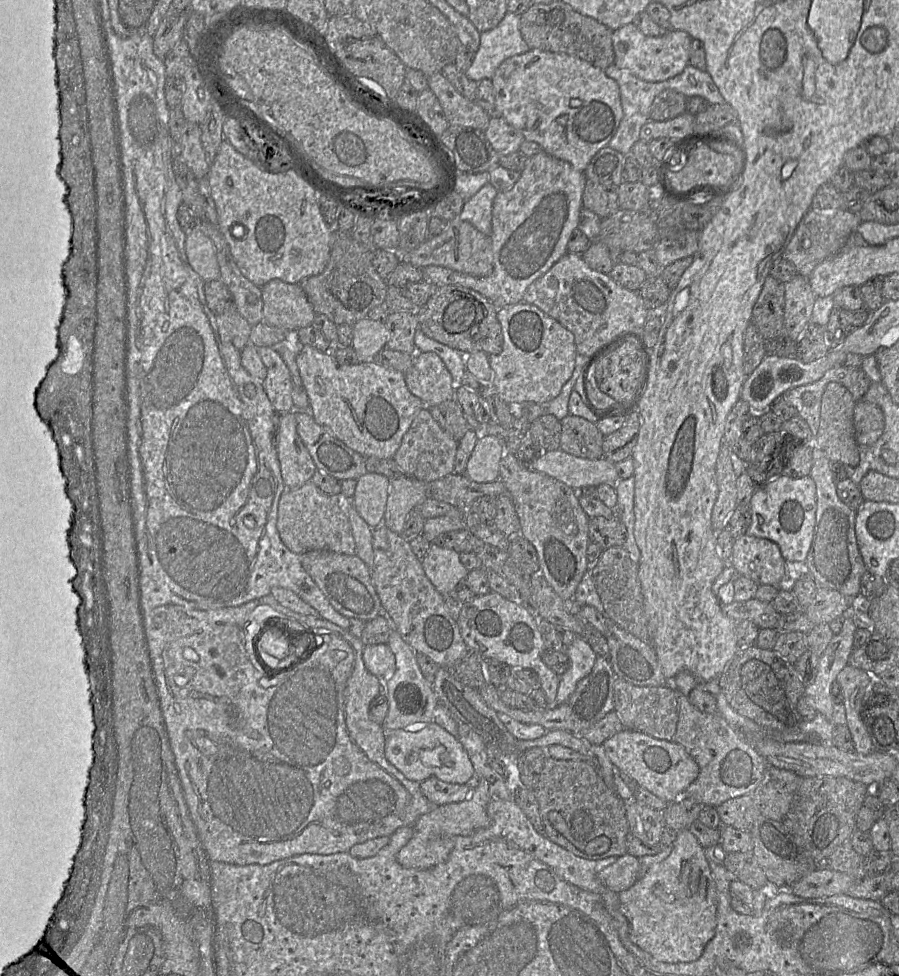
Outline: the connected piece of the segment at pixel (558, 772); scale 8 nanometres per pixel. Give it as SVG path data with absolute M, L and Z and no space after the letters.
M546 755L534 792L545 826L545 835L552 842L584 859L598 860L627 854L626 840L630 831L626 818L626 802L607 786L603 777L588 760L559 760Z

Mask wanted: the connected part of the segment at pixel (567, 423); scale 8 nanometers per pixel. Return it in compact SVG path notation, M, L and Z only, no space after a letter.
M571 414L560 422L560 449L584 459L600 459L603 457L604 435L596 423Z

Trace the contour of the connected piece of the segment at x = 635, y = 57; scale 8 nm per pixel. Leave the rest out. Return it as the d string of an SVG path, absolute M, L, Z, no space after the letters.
M633 23L613 31L614 64L648 82L661 82L680 74L689 64L692 37L683 30L669 29L660 36L647 36Z

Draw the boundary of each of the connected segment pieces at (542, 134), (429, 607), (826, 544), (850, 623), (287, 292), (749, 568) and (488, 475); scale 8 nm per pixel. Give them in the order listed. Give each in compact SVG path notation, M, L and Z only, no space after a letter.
M530 49L524 54L512 56L500 64L491 78L491 82L494 89L496 114L503 117L508 124L516 129L518 134L522 133L525 140L537 142L547 154L570 163L580 172L585 171L591 159L599 150L608 146L623 118L623 108L618 83L614 79L608 77L604 70L594 67L585 60L565 53Z
M384 524L372 529L374 564L371 580L383 613L417 653L428 656L440 667L451 667L458 663L470 649L463 641L459 626L449 613L443 595L425 574L422 560L415 555L401 534L393 532Z
M814 444L809 476L815 482L817 507L813 541L805 560L807 567L818 587L839 591L848 599L855 598L860 594L861 577L866 571L856 539L856 511L839 498L831 461L824 451Z
M852 618L845 619L842 630L834 635L820 656L814 679L806 684L805 697L809 704L832 722L834 702L831 688L839 672L848 664L854 650L854 635L858 627Z
M272 279L261 287L263 321L296 332L313 324L315 312L300 284Z
M748 533L735 538L731 565L759 584L778 586L786 577L786 560L779 546Z
M480 434L467 462L465 476L477 483L490 483L500 479L500 462L504 454L504 440Z

